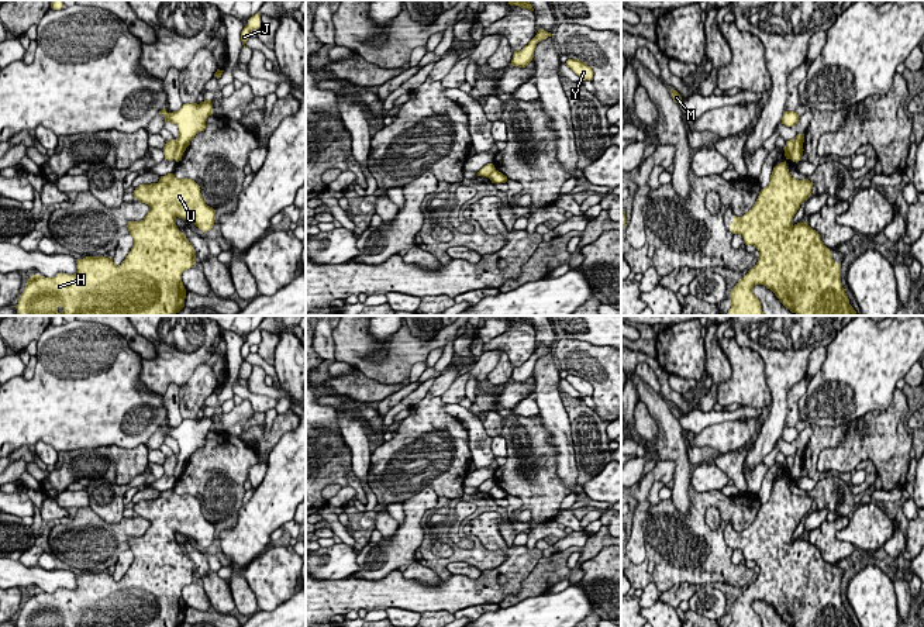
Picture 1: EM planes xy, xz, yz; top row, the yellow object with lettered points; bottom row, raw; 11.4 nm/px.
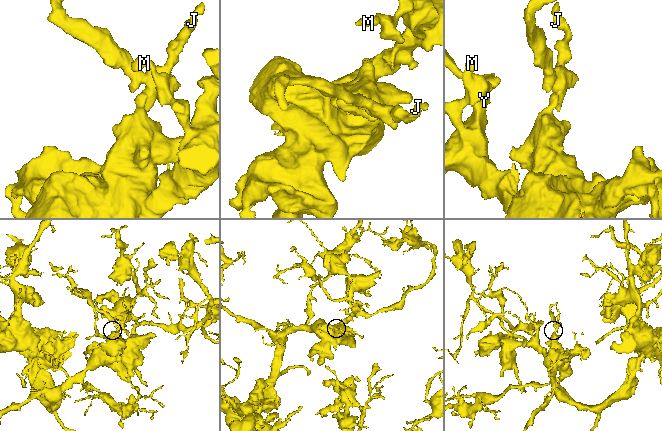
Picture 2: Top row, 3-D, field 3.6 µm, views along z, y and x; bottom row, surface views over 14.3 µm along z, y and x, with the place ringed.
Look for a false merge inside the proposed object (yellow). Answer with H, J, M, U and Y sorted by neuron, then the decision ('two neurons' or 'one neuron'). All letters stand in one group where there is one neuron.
H M U Y / J | two neurons

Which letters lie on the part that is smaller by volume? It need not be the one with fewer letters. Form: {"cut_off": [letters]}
{"cut_off": ["J"]}

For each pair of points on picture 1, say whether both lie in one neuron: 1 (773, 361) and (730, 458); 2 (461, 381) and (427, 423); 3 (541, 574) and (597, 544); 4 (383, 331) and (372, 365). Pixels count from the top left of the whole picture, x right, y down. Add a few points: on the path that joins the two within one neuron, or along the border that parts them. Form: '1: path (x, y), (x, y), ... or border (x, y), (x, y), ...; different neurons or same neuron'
1: border (758, 436), (743, 465); different neurons
2: border (440, 398), (445, 403); different neurons
3: path (555, 564), (571, 550), (583, 550); same neuron
4: border (368, 330), (379, 343), (383, 343), (392, 334); different neurons

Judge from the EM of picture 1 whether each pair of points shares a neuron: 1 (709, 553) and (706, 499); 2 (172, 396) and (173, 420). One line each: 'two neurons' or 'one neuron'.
1: one neuron
2: one neuron

